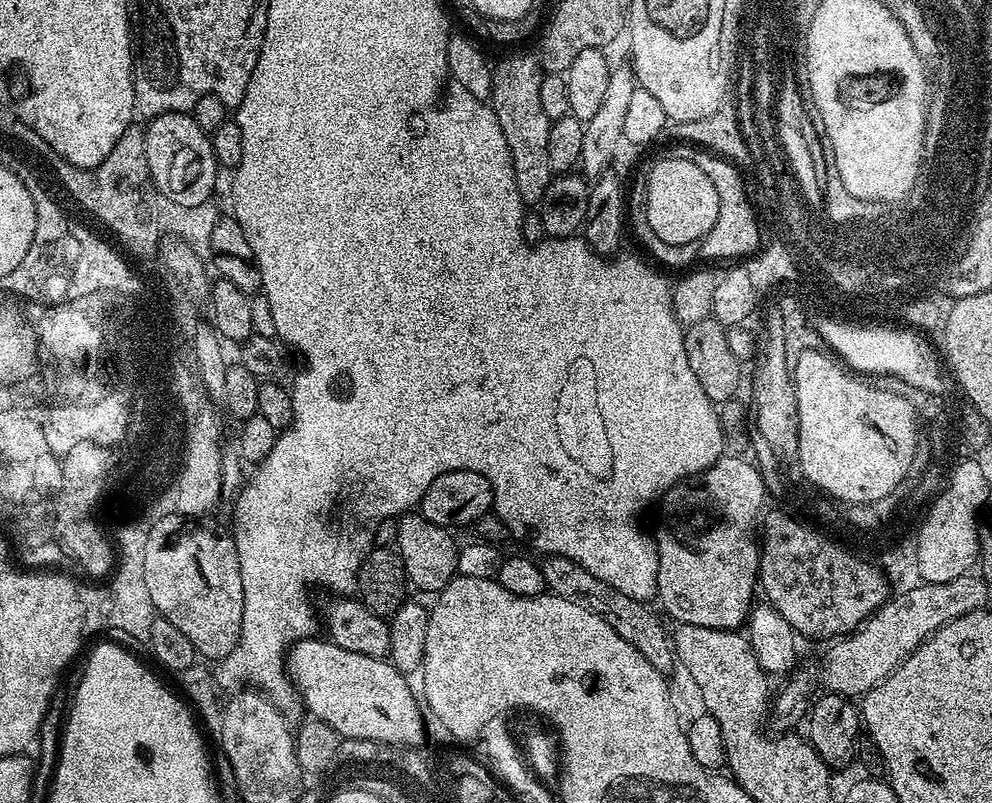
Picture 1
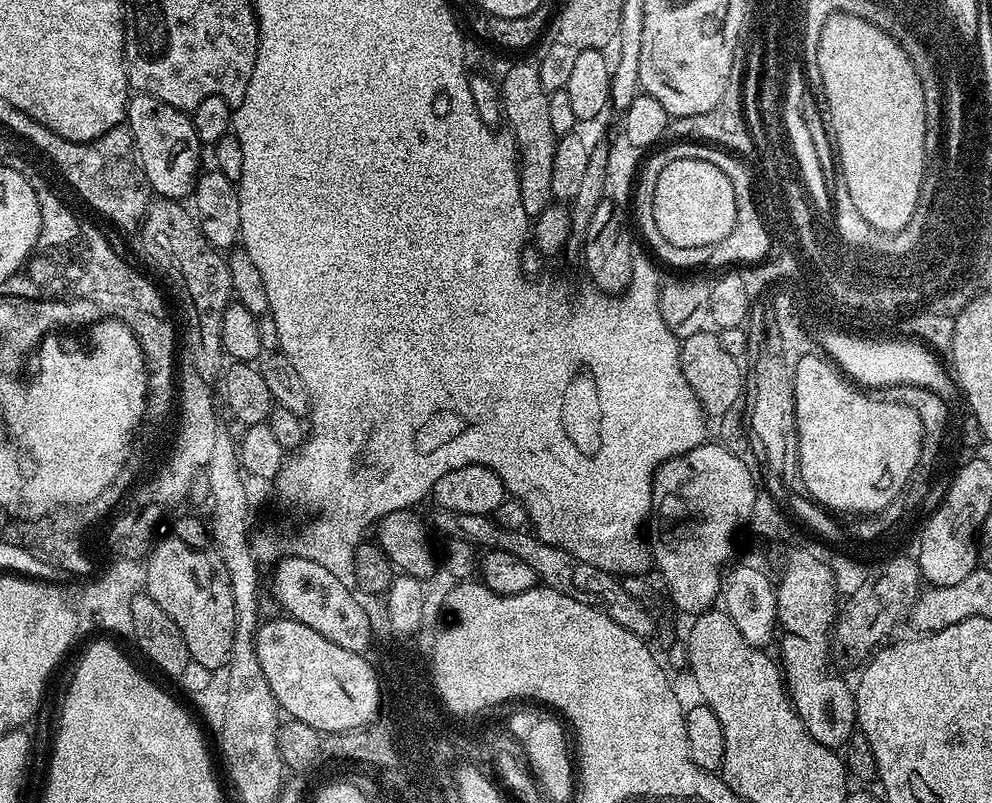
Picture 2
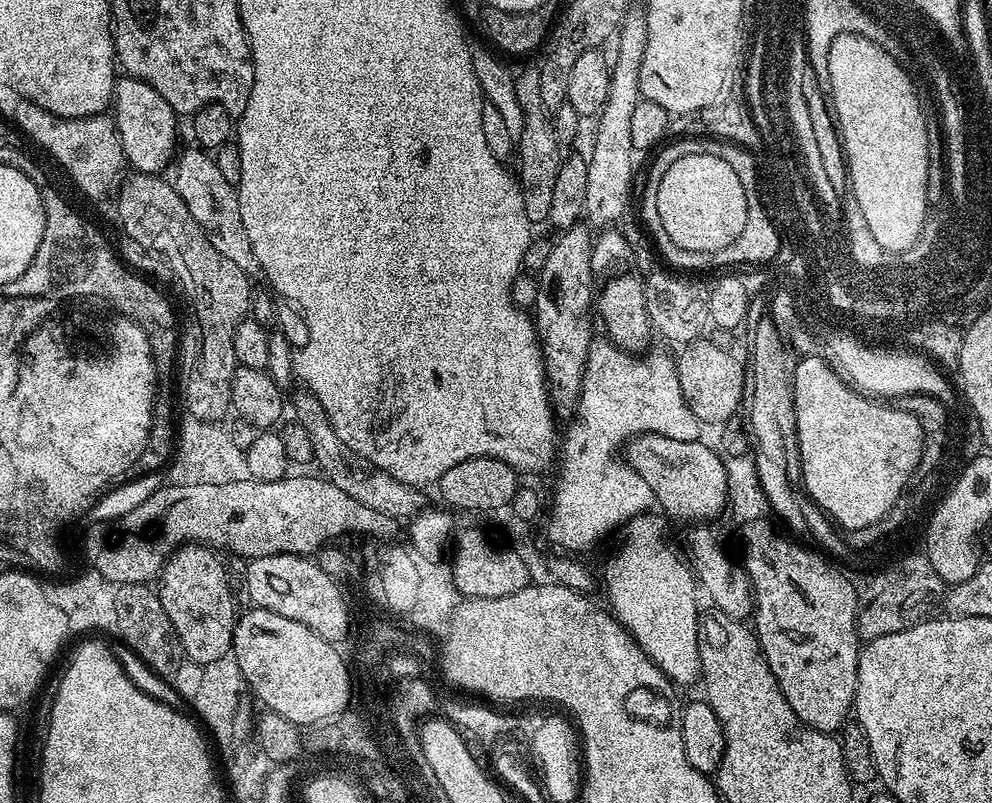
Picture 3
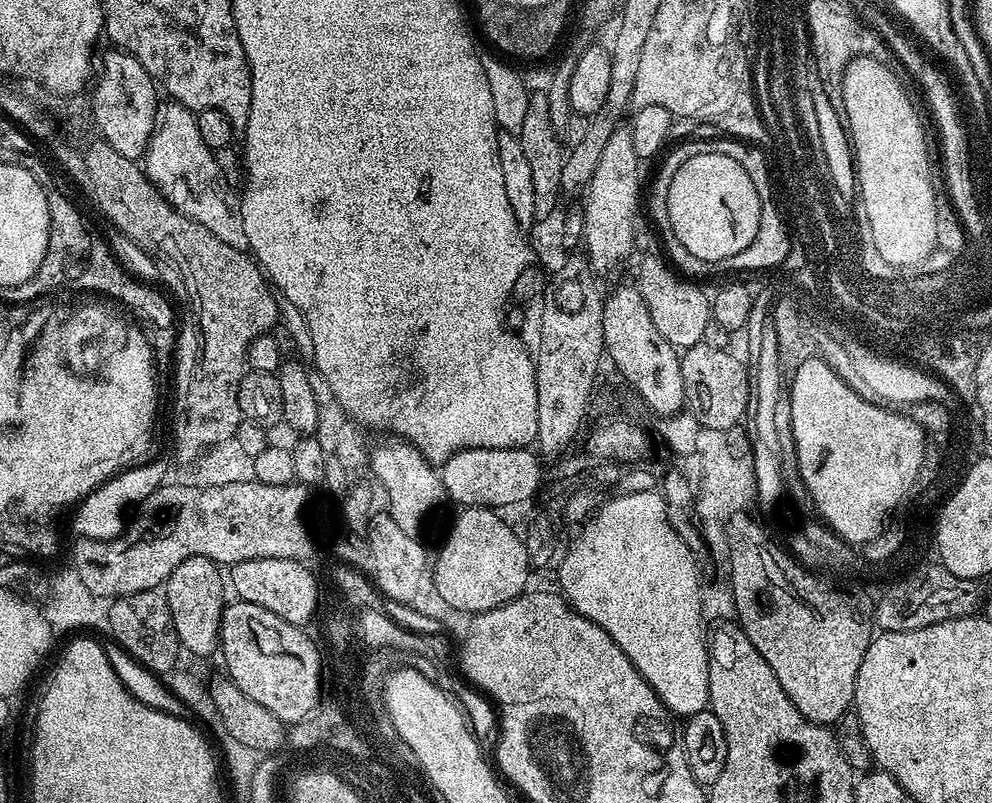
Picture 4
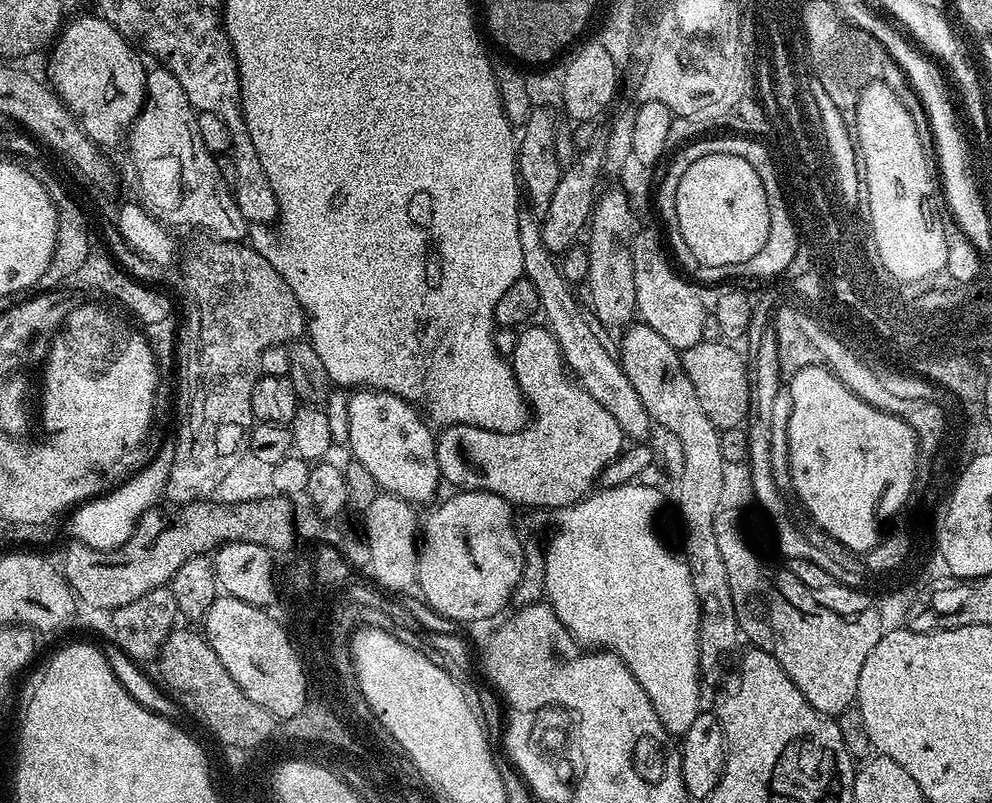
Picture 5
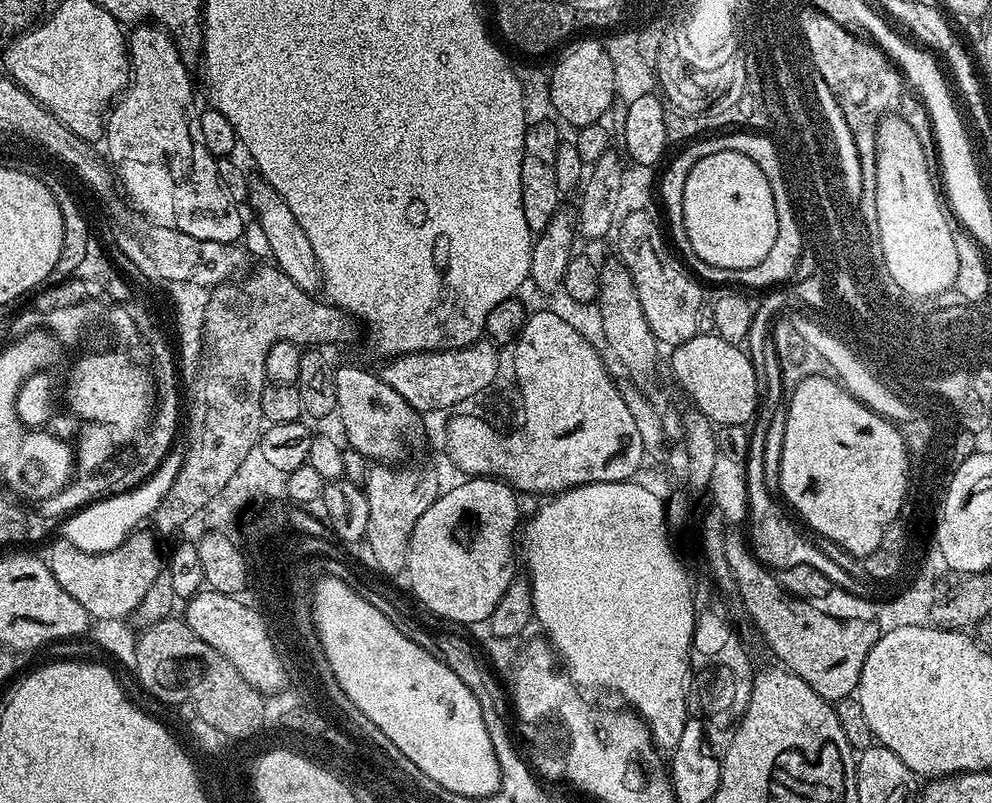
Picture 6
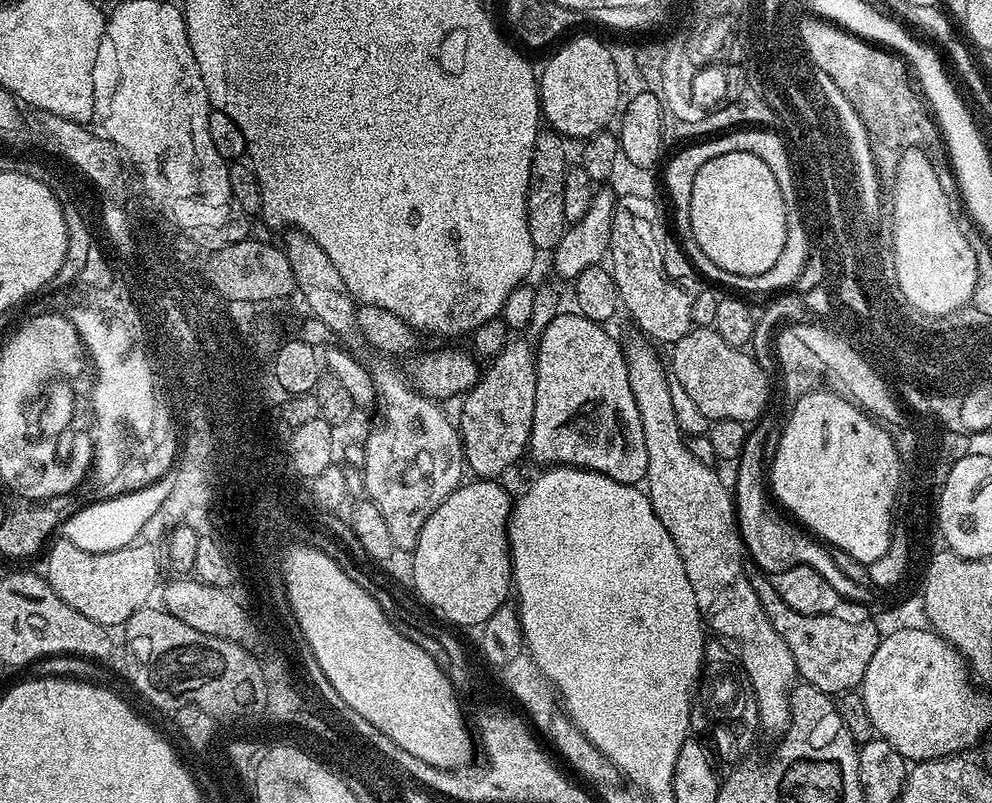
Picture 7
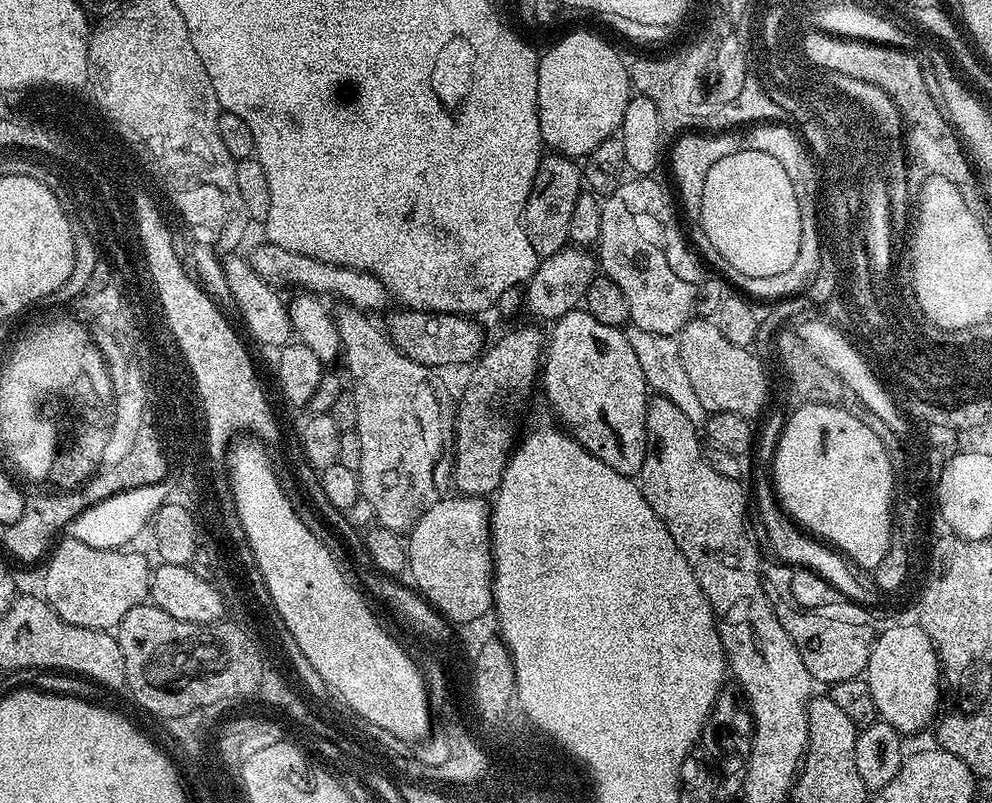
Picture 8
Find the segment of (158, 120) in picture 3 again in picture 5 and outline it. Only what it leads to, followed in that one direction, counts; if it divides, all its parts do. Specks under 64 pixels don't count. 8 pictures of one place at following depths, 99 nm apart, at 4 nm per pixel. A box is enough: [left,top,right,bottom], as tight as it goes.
[46,14,148,146]

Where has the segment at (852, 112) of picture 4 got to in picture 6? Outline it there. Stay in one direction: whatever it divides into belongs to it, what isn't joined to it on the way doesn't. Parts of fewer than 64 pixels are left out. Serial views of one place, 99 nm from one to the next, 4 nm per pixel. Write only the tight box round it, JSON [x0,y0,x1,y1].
[874,115,956,298]

